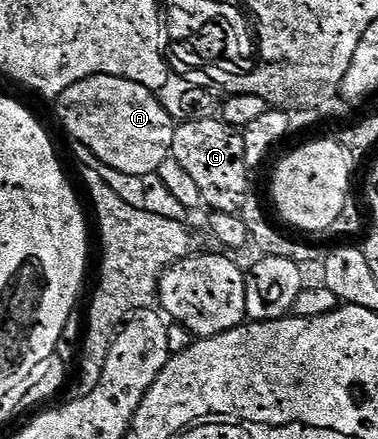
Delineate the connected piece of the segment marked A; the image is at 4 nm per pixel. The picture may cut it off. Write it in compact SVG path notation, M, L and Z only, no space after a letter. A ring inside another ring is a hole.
M97 73L95 77L87 77L74 83L74 87L70 87L60 96L58 105L60 121L68 128L69 135L74 140L81 141L97 157L95 160L99 164L126 171L126 175L145 177L155 173L158 167L162 167L162 163L171 154L177 122L172 121L171 115L168 114L171 112L153 90L142 87L130 79Z

